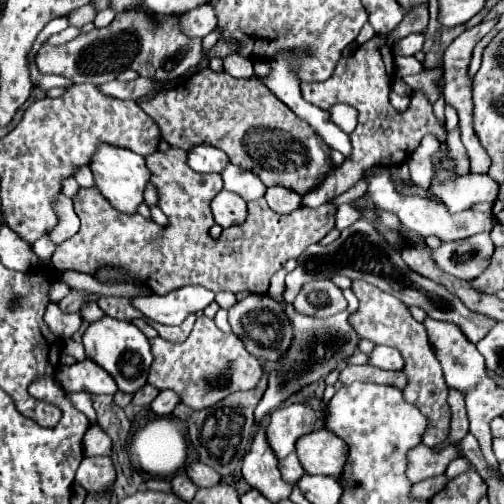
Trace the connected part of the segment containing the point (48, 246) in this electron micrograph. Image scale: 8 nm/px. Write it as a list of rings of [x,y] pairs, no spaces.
[[[46,235],[37,240],[32,245],[32,249],[34,250],[35,254],[44,254],[44,259],[51,259],[56,249],[56,244],[54,244],[49,236]]]

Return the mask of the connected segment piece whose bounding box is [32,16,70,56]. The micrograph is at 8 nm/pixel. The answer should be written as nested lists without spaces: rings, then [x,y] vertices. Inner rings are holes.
[[[62,16],[62,18],[56,18],[56,20],[52,20],[44,30],[42,30],[42,34],[38,36],[38,40],[36,40],[36,44],[34,44],[34,48],[32,48],[32,56],[36,56],[36,50],[42,46],[42,42],[48,38],[48,36],[52,36],[52,34],[58,34],[58,32],[62,32],[64,28],[68,28],[70,26],[70,22],[68,22],[68,16]]]

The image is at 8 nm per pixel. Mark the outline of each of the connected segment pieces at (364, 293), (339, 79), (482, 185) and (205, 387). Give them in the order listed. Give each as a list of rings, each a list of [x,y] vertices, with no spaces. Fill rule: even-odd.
[[[352,280],[352,292],[360,300],[360,308],[354,314],[350,314],[350,322],[354,330],[360,334],[360,338],[368,338],[376,344],[394,346],[402,352],[406,360],[404,372],[408,374],[408,386],[404,388],[404,398],[410,404],[418,406],[418,410],[424,416],[428,416],[428,422],[430,422],[422,438],[422,444],[424,446],[444,444],[448,440],[448,430],[450,430],[450,410],[446,402],[450,388],[440,370],[440,362],[436,362],[436,354],[432,354],[424,325],[413,318],[410,310],[398,298],[392,298],[392,294],[380,292],[376,286],[364,280]]]
[[[416,6],[416,10],[408,10],[402,24],[390,32],[388,36],[376,34],[372,40],[366,44],[358,46],[350,56],[342,56],[340,62],[336,64],[334,74],[324,80],[324,82],[302,82],[302,96],[312,102],[314,106],[328,110],[334,106],[334,102],[346,102],[358,110],[358,126],[350,134],[352,136],[352,156],[344,160],[342,166],[334,168],[322,186],[318,186],[314,192],[306,194],[302,200],[302,206],[316,208],[334,196],[346,192],[352,188],[364,170],[372,166],[396,166],[404,160],[410,158],[420,145],[422,138],[426,134],[437,137],[440,143],[446,141],[447,131],[435,117],[433,106],[424,98],[422,94],[412,94],[410,96],[410,106],[406,112],[398,112],[390,106],[388,102],[388,92],[390,92],[390,80],[392,80],[392,68],[394,68],[394,54],[392,46],[408,36],[410,32],[424,32],[428,26],[428,8],[426,6]]]
[[[488,174],[482,176],[462,176],[456,182],[436,182],[432,180],[428,190],[442,198],[442,202],[448,206],[450,212],[460,212],[470,208],[470,204],[476,202],[492,202],[492,198],[498,194],[498,182],[494,182]]]
[[[198,316],[194,330],[184,342],[168,342],[164,338],[152,338],[154,362],[150,368],[148,382],[158,390],[174,390],[180,402],[202,410],[208,408],[236,390],[250,390],[262,376],[260,362],[246,352],[242,340],[234,332],[222,332],[214,320]]]

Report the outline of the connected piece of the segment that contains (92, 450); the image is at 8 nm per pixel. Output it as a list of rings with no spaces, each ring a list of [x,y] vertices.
[[[92,426],[84,436],[84,456],[110,456],[110,446],[112,440],[100,426]]]

